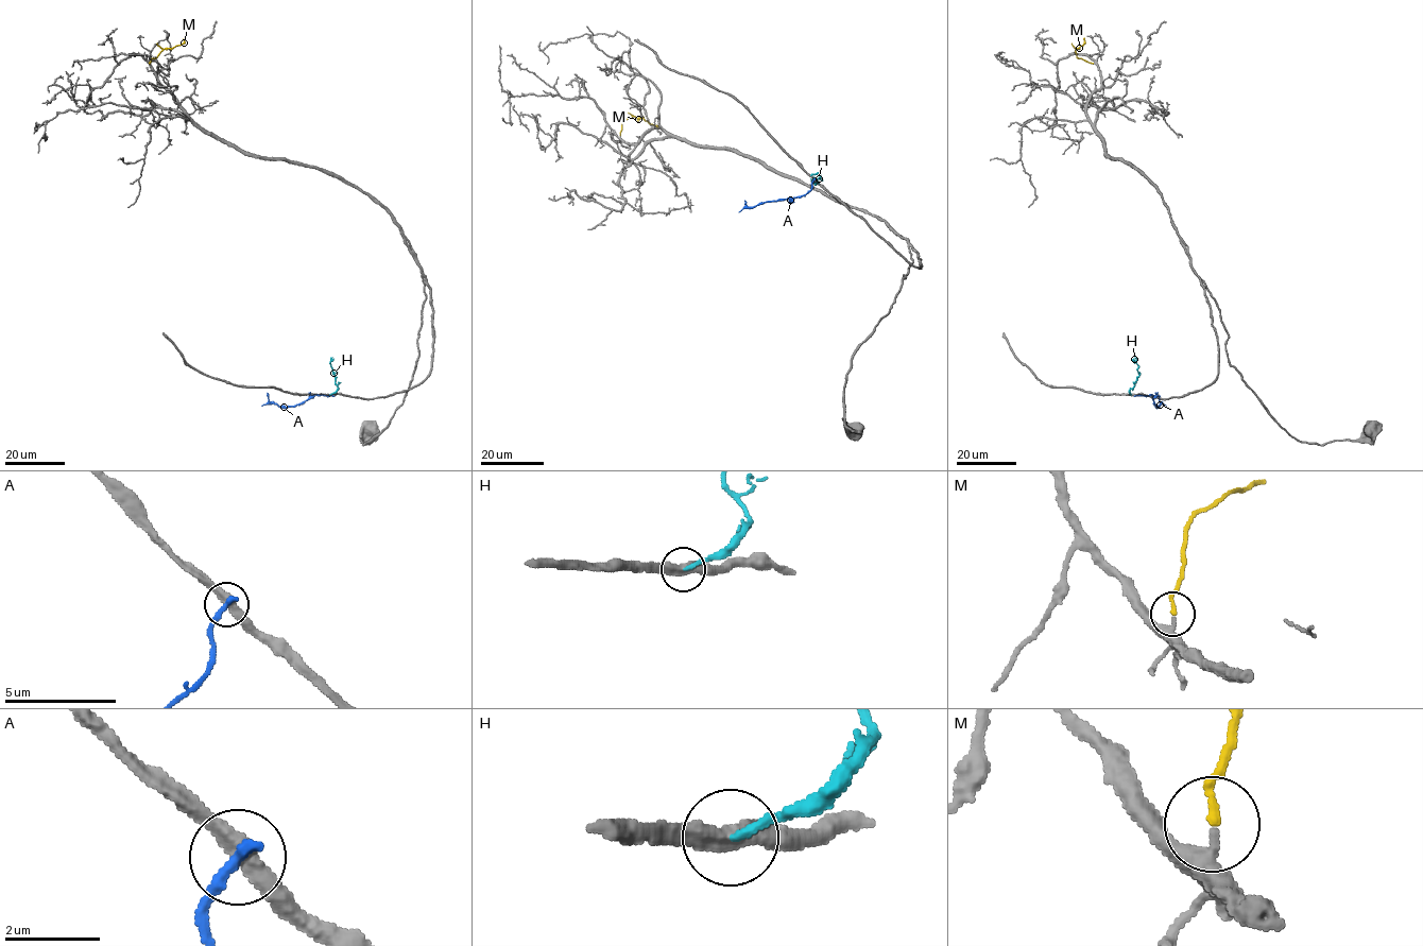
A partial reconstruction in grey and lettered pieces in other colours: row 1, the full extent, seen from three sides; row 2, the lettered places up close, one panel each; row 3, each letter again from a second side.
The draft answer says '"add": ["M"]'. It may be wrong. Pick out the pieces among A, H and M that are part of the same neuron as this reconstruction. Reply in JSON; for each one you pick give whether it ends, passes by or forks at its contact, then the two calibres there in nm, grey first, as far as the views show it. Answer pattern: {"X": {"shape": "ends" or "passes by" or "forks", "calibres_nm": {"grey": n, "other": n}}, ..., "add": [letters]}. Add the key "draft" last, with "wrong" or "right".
{"M": {"shape": "ends", "calibres_nm": {"grey": 320, "other": 200}}, "add": ["M"], "draft": "right"}

